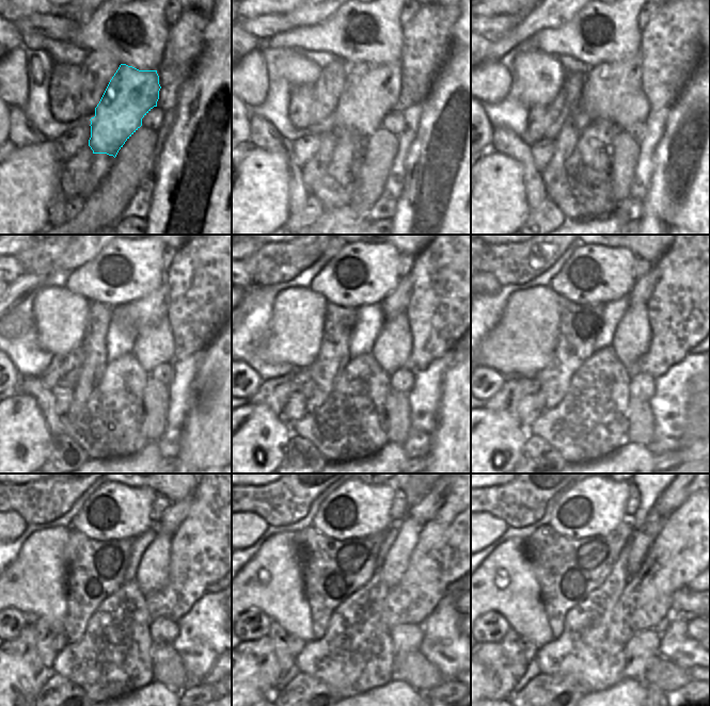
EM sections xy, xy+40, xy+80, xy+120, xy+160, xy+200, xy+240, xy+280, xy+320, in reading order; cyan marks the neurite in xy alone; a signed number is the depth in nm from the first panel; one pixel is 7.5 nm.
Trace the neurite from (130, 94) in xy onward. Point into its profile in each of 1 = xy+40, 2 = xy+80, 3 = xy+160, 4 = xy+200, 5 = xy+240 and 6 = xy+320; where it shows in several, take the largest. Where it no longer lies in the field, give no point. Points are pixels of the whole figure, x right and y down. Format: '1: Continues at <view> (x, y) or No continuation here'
1: Continues at xy+40 (369, 93)
2: Continues at xy+80 (604, 84)
3: Continues at xy+160 (371, 318)
4: Continues at xy+200 (613, 313)
5: Continues at xy+240 (170, 520)
6: Continues at xy+320 (675, 495)

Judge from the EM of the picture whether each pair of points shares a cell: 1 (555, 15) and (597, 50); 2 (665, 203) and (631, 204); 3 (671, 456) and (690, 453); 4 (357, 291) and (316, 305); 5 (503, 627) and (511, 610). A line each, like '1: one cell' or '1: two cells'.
1: two cells
2: two cells
3: one cell
4: two cells
5: two cells

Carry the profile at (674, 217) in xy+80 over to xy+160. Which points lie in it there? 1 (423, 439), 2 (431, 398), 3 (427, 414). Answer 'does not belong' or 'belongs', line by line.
1: does not belong
2: does not belong
3: does not belong

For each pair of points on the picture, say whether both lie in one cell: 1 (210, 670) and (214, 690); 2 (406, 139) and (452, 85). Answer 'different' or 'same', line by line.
1: different
2: different

